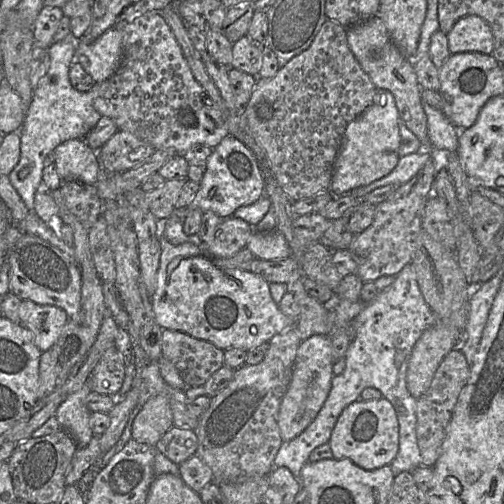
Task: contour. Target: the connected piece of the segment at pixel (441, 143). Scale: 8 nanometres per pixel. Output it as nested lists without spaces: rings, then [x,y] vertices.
[[[423,100],[422,104],[427,117],[430,147],[433,147],[434,151],[456,152],[458,148],[456,127],[441,111],[431,107]]]

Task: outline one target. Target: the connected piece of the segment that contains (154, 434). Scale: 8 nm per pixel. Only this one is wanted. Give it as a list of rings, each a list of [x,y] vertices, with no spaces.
[[[163,395],[149,398],[132,424],[132,439],[155,446],[172,427],[173,414],[168,399]]]

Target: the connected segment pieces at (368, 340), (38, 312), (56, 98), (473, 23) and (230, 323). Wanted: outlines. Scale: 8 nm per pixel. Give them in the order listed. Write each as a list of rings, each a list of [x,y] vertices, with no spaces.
[[[412,263],[405,265],[395,275],[394,281],[381,291],[378,291],[375,298],[367,303],[352,323],[356,329],[356,336],[350,342],[345,354],[346,367],[343,373],[335,375],[332,379],[332,386],[329,395],[317,414],[314,421],[296,438],[291,441],[284,441],[275,457],[274,467],[286,467],[300,480],[303,466],[309,461],[310,454],[317,447],[330,441],[331,434],[343,410],[351,403],[361,398],[365,388],[377,388],[383,397],[391,402],[395,408],[399,422],[399,451],[390,464],[394,475],[401,472],[412,472],[422,465],[422,457],[418,447],[416,435],[416,407],[417,399],[410,394],[406,383],[406,373],[412,349],[423,332],[436,322],[436,316],[426,303],[416,280],[416,273]]]
[[[22,300],[19,307],[21,325],[33,334],[34,344],[42,351],[49,350],[58,340],[68,321],[66,312],[53,305],[41,305]]]
[[[68,35],[49,46],[49,68],[33,90],[22,127],[17,132],[20,136],[20,158],[8,177],[29,211],[33,211],[35,194],[43,188],[42,172],[45,157],[66,140],[74,138],[85,140],[86,135],[101,118],[93,107],[93,90],[80,92],[70,83],[69,70],[74,62],[77,41],[72,35]]]
[[[477,15],[460,18],[447,34],[448,49],[451,54],[478,52],[491,55],[494,37],[488,23]]]
[[[160,239],[161,255],[156,288],[150,296],[157,324],[211,342],[217,348],[249,351],[296,326],[273,301],[269,283],[261,276],[216,264],[216,259],[191,242],[179,245]]]

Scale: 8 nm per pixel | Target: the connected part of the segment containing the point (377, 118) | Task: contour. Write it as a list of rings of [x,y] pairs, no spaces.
[[[376,88],[372,103],[347,125],[342,136],[329,190],[334,196],[350,195],[349,191],[368,185],[394,169],[400,158],[398,118],[399,113],[392,93]]]

